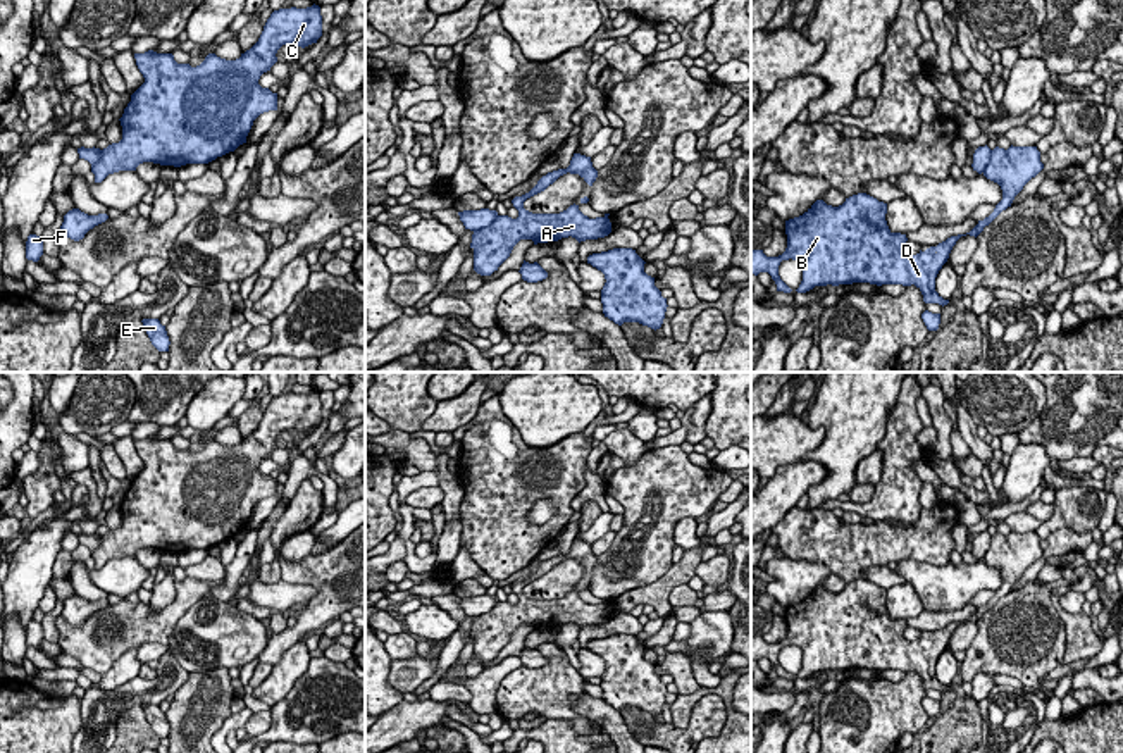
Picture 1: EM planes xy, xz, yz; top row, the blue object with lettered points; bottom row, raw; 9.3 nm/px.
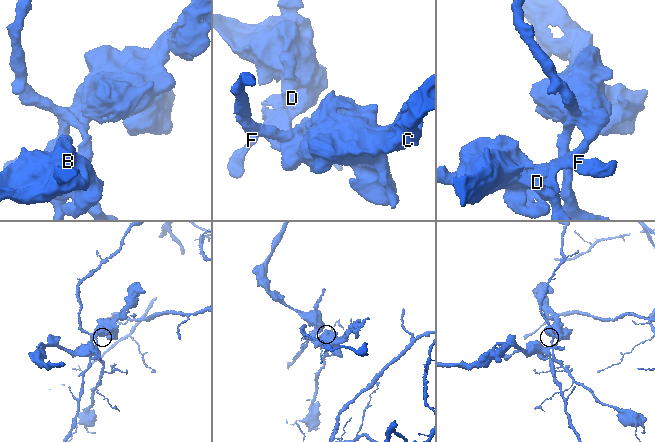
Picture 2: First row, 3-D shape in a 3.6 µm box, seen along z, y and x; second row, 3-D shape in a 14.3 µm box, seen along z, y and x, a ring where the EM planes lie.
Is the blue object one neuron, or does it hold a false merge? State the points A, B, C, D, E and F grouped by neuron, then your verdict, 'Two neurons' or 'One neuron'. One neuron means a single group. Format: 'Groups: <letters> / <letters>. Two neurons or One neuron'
Groups: A B C D F / E. Two neurons

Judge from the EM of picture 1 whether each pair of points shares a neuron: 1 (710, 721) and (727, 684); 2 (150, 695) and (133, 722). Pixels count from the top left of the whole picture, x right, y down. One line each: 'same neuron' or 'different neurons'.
1: different neurons
2: different neurons

